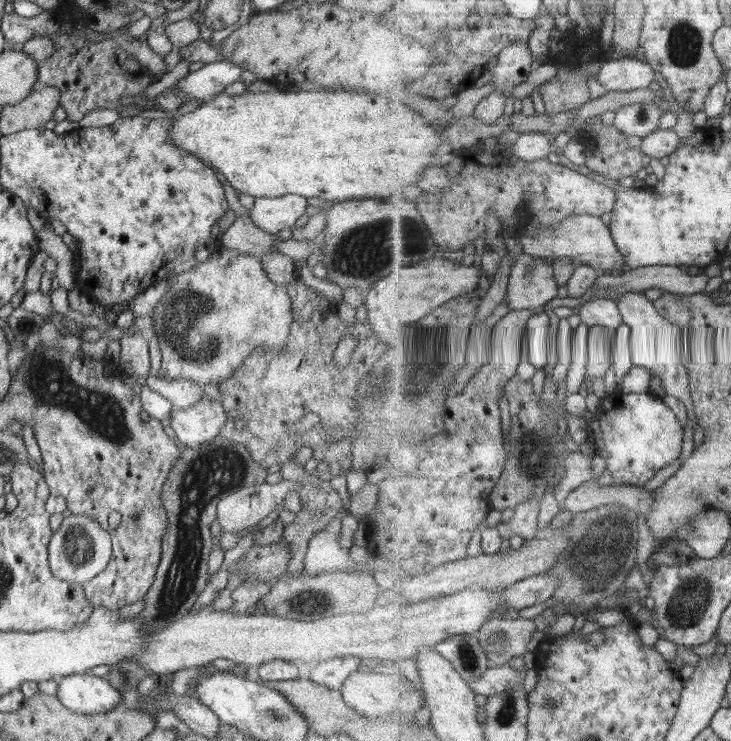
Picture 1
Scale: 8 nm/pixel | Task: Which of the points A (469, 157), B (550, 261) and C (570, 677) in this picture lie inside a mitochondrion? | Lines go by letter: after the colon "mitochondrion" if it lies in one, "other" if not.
A: other
B: other
C: other

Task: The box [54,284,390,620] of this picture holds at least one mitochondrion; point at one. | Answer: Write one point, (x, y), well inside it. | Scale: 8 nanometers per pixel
(80, 548)

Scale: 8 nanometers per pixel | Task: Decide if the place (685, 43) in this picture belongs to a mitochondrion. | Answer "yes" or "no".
yes

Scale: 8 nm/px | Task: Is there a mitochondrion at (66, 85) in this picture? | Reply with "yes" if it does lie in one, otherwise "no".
no

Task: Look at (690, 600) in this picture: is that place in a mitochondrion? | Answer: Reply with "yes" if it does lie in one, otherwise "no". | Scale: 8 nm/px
yes

